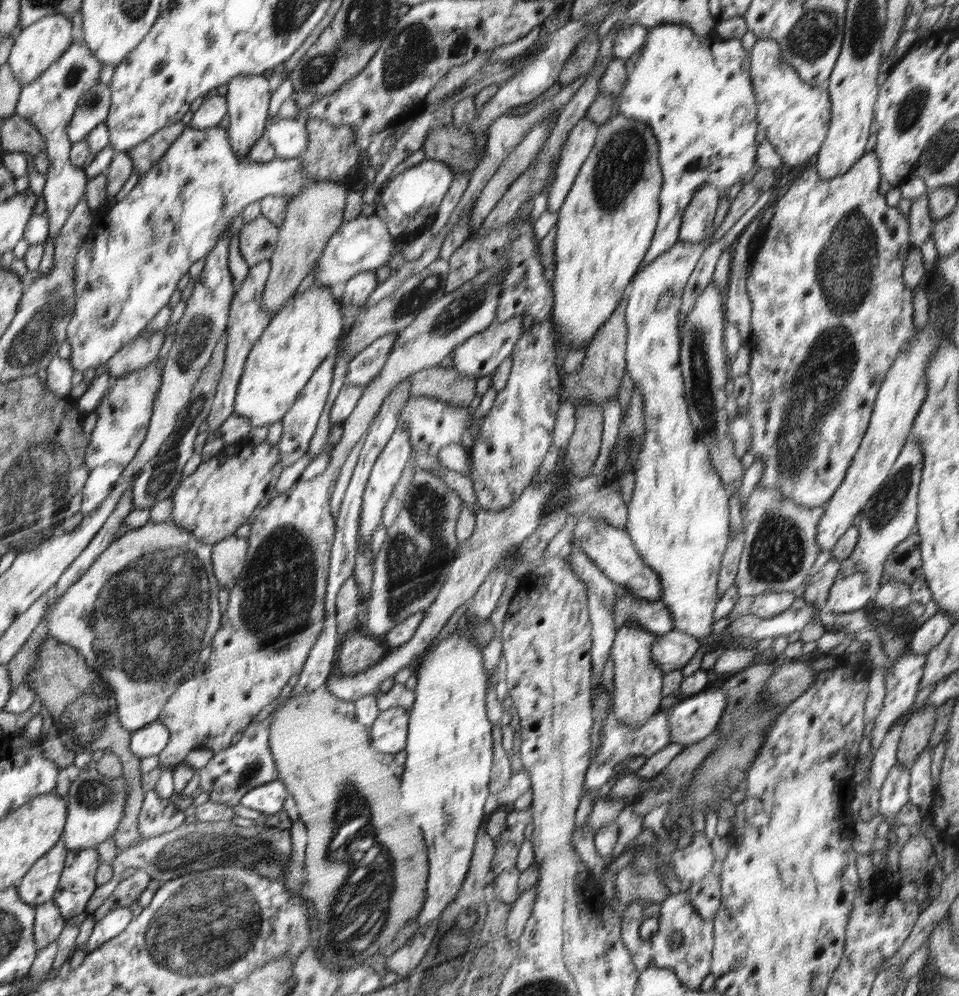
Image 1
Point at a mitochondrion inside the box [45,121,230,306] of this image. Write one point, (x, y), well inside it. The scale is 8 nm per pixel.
(155, 227)

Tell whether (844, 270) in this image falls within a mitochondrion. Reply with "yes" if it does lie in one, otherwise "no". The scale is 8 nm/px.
yes

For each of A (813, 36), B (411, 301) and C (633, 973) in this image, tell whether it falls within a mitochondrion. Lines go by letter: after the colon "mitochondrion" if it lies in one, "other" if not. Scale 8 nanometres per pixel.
A: mitochondrion
B: mitochondrion
C: other

